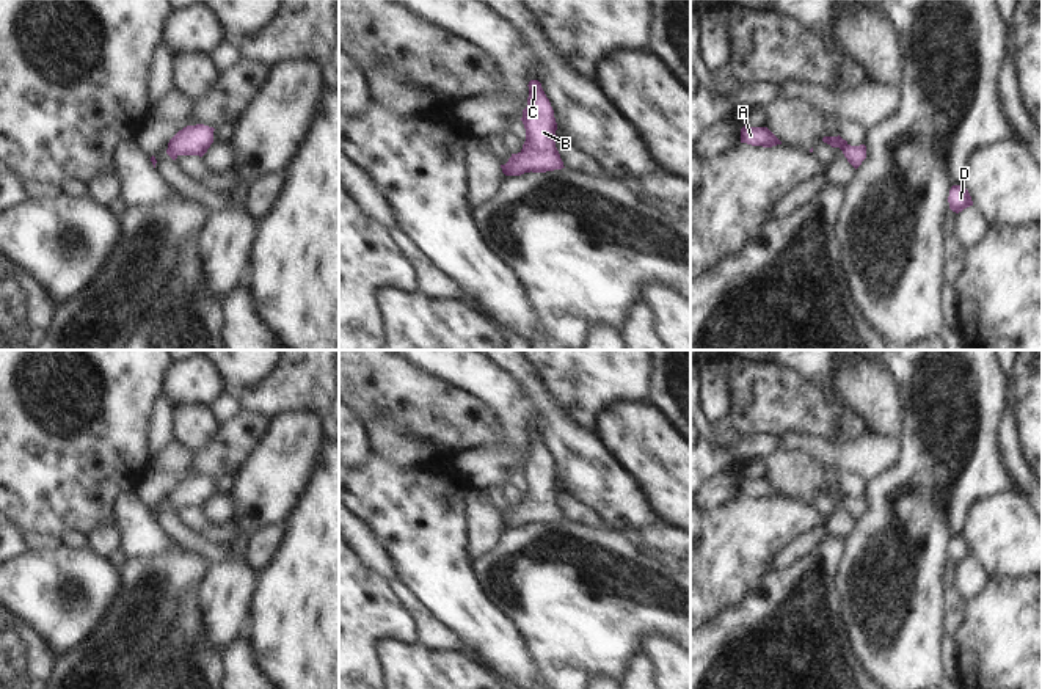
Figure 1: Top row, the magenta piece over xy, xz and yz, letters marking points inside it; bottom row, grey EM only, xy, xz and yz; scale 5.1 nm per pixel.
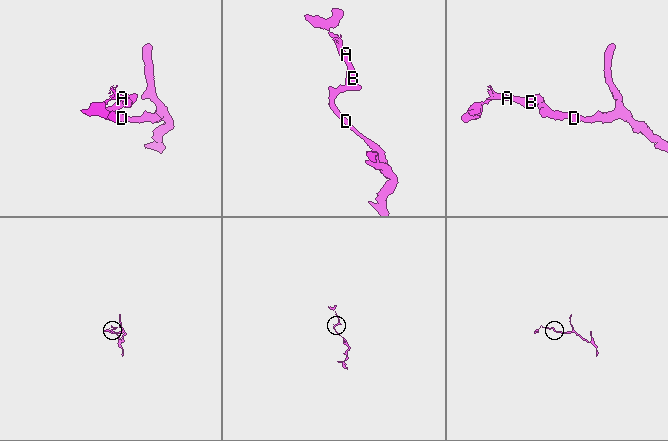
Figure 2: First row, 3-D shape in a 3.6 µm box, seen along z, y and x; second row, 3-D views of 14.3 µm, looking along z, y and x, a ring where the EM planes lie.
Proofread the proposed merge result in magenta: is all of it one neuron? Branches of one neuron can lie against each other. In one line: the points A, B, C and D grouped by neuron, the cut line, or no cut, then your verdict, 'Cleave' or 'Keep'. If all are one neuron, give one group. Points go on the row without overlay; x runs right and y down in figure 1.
Groups: A B C D. No split. Keep

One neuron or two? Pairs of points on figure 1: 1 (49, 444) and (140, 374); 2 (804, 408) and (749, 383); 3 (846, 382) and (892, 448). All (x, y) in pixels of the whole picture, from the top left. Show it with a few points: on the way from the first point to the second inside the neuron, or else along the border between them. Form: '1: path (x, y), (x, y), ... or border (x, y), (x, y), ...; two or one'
1: path (72, 437), (90, 430), (116, 397); one
2: path (790, 402), (768, 397), (763, 393); one
3: border (867, 429), (882, 437), (898, 437); two

